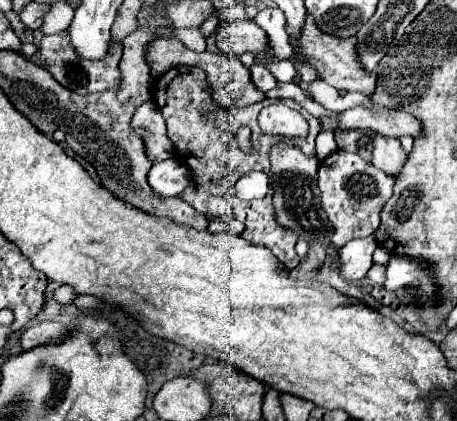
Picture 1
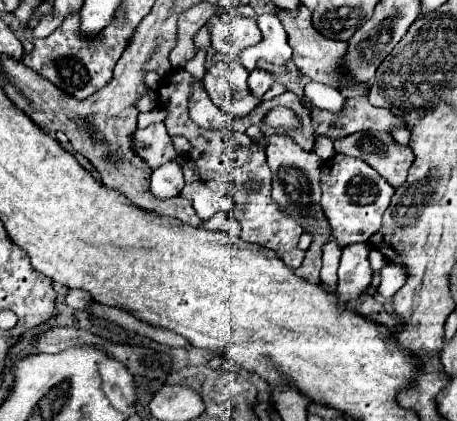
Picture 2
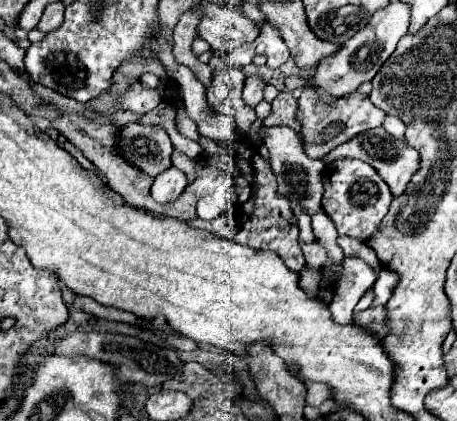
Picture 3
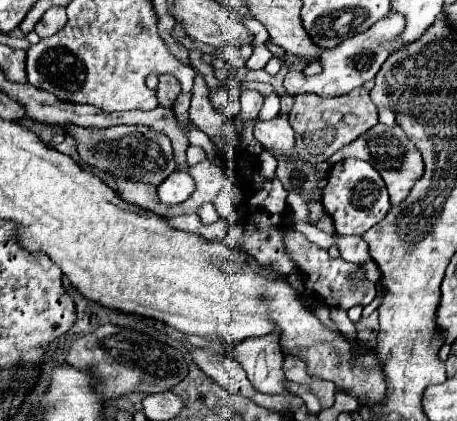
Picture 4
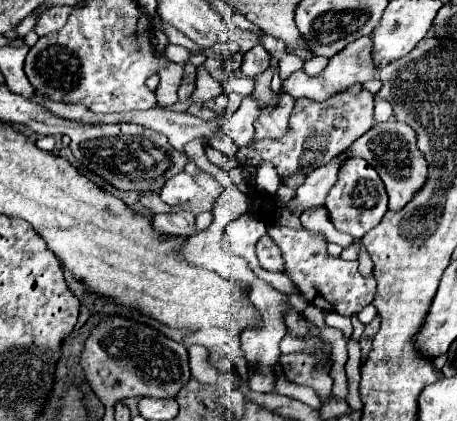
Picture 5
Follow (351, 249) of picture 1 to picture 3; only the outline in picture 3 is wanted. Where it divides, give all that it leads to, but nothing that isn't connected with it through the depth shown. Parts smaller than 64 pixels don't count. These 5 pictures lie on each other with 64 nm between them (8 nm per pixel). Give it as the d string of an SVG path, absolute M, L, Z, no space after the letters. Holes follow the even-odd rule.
M344 258L344 270L338 286L334 288L334 300L330 302L332 320L338 324L352 322L352 310L376 280L374 270L360 258Z

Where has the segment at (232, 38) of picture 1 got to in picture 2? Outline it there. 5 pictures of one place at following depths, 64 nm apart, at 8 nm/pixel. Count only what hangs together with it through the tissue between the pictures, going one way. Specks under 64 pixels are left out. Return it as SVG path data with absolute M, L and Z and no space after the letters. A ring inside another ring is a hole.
M220 12L212 16L206 24L212 48L228 56L236 56L240 50L258 44L262 36L256 18L244 18L230 12Z

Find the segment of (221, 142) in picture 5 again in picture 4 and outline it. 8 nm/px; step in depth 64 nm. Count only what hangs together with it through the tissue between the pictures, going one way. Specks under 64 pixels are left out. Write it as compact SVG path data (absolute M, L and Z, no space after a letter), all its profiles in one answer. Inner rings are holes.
M196 74L194 82L189 117L192 122L208 136L220 135L227 118L214 110L209 101L209 90L203 77Z

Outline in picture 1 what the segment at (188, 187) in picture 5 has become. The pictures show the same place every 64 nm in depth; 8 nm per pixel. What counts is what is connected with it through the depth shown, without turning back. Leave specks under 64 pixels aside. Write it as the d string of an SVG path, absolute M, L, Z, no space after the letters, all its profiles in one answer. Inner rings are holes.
M178 158L156 162L148 172L148 182L160 196L180 196L188 186L186 168Z

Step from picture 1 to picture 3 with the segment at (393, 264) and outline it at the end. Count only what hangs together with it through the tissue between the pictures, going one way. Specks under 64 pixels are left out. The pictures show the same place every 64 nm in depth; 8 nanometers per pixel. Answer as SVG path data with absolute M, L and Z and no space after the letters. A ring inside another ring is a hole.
M382 268L380 276L374 282L374 294L376 294L376 298L374 298L372 306L384 306L388 302L388 296L392 294L390 292L392 284L396 284L396 276L392 276L392 272L384 272L384 268Z

